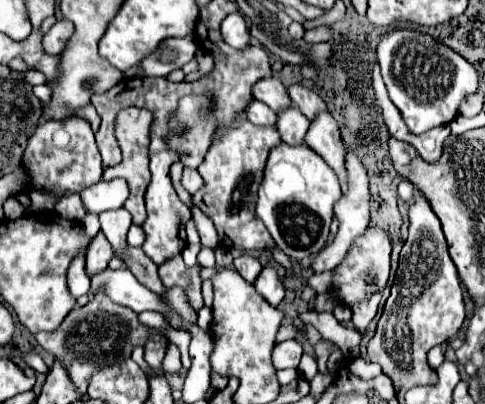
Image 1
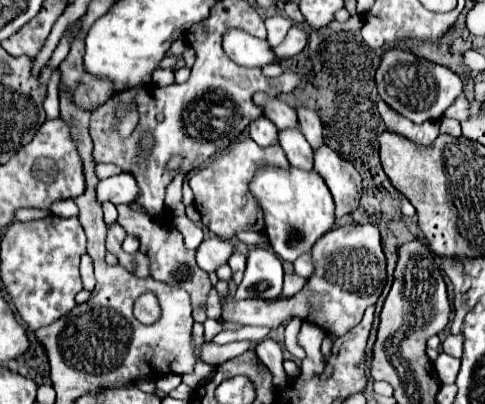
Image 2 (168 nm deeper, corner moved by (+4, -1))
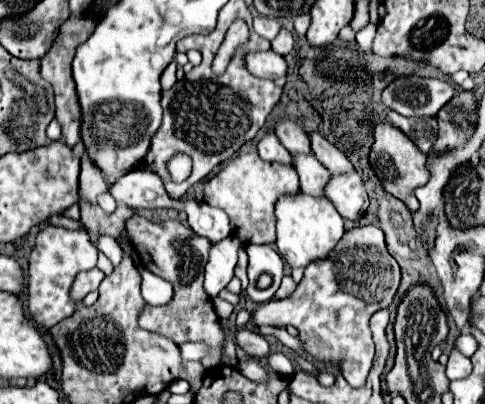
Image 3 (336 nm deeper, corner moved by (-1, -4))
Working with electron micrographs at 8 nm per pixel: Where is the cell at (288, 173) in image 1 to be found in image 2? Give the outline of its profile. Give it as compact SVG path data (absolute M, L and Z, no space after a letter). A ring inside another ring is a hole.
M265 165L255 171L249 191L257 199L265 215L265 233L271 239L273 251L283 261L295 261L299 255L309 253L319 237L323 237L335 223L333 197L317 171L305 171L289 165L287 169Z

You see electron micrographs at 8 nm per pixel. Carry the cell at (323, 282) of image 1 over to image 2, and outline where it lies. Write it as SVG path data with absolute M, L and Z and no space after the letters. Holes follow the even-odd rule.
M287 273L285 275L285 283L283 283L283 297L293 297L295 293L299 293L301 289L303 289L303 285L305 285L307 281L303 279L303 277L299 277L299 275L291 275L291 273Z

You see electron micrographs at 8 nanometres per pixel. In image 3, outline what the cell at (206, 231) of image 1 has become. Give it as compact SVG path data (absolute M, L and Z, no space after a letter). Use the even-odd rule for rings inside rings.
M234 236L212 244L210 260L206 264L206 280L204 280L204 290L210 298L216 298L220 290L224 290L226 284L232 280L240 246L242 242L238 242L238 238Z

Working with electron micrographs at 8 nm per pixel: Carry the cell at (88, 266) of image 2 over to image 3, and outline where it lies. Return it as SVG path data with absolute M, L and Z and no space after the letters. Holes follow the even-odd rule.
M92 268L92 270L86 270L86 272L80 272L76 276L76 280L72 282L72 288L70 288L70 298L74 302L82 302L82 298L92 292L92 290L98 290L98 284L102 282L104 274L98 270L98 268Z

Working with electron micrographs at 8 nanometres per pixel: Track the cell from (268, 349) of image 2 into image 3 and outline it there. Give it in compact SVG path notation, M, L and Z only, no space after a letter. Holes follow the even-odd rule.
M242 328L236 332L236 344L248 354L248 356L256 356L256 358L266 358L270 354L268 342L264 340L264 336L260 336L254 330Z

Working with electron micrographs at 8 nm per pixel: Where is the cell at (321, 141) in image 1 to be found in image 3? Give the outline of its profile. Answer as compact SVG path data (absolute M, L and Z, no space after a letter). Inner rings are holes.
M352 172L350 176L332 176L326 186L328 200L336 206L344 220L360 220L368 208L368 194L362 178Z

